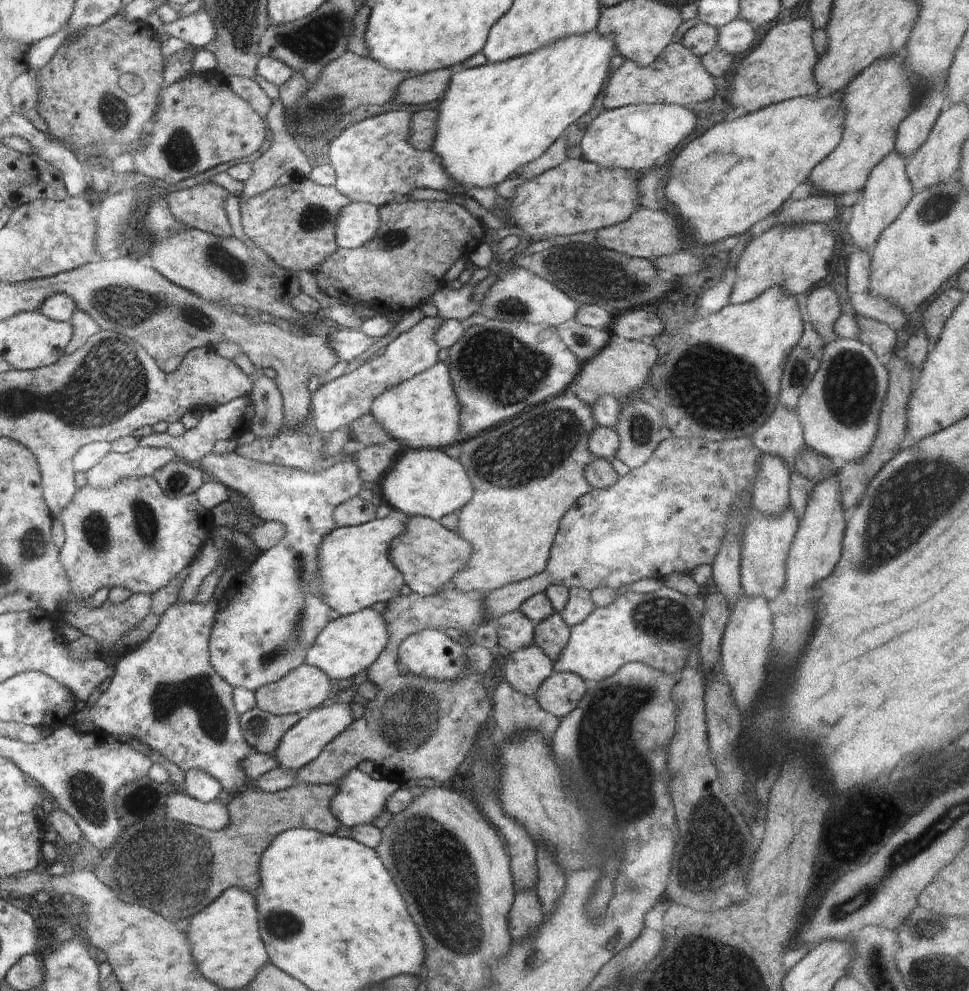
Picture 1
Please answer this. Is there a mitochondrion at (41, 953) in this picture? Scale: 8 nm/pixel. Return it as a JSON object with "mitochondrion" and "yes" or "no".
{"mitochondrion":"no"}

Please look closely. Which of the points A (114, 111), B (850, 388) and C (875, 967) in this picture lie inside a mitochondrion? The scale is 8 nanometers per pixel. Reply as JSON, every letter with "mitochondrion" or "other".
{"A":"mitochondrion","B":"mitochondrion","C":"mitochondrion"}

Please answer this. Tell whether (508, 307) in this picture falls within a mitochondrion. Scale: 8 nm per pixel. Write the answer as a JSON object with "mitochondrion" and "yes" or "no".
{"mitochondrion":"yes"}

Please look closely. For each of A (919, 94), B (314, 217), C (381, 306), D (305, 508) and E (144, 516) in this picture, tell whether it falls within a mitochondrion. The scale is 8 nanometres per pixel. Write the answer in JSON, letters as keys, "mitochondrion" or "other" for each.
{"A":"other","B":"mitochondrion","C":"other","D":"other","E":"mitochondrion"}

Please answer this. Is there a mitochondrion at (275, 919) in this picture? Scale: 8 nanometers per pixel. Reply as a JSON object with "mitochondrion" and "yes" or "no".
{"mitochondrion":"yes"}

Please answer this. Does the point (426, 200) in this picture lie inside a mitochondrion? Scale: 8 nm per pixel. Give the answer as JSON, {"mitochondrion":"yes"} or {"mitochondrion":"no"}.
{"mitochondrion":"no"}

